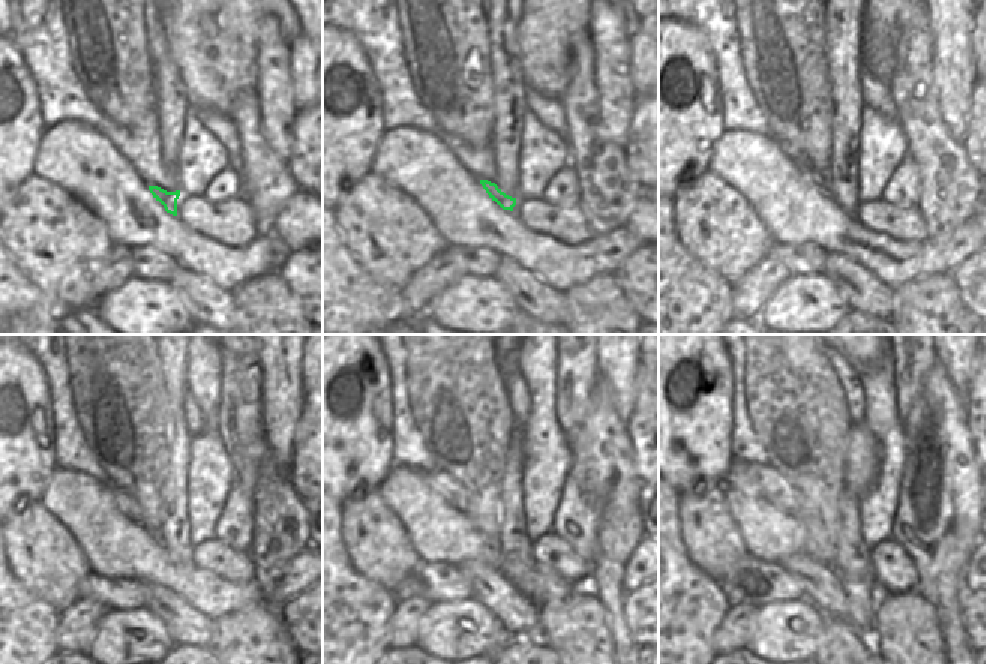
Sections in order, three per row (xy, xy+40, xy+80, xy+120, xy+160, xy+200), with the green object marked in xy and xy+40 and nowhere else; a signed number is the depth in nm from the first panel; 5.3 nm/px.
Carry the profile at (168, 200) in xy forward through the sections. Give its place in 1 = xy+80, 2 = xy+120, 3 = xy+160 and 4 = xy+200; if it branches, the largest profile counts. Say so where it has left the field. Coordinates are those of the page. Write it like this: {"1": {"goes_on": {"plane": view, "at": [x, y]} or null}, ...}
{"1": {"goes_on": {"plane": "xy+80", "at": [820, 180]}}, "2": {"goes_on": {"plane": "xy+120", "at": [126, 504]}}, "3": {"goes_on": {"plane": "xy+160", "at": [440, 481]}}, "4": {"goes_on": {"plane": "xy+200", "at": [755, 480]}}}

